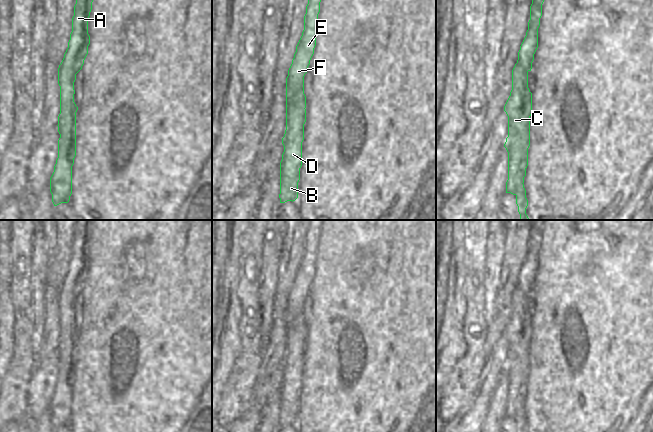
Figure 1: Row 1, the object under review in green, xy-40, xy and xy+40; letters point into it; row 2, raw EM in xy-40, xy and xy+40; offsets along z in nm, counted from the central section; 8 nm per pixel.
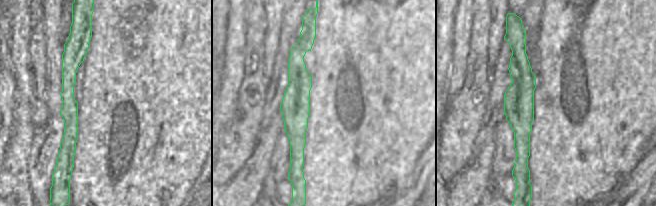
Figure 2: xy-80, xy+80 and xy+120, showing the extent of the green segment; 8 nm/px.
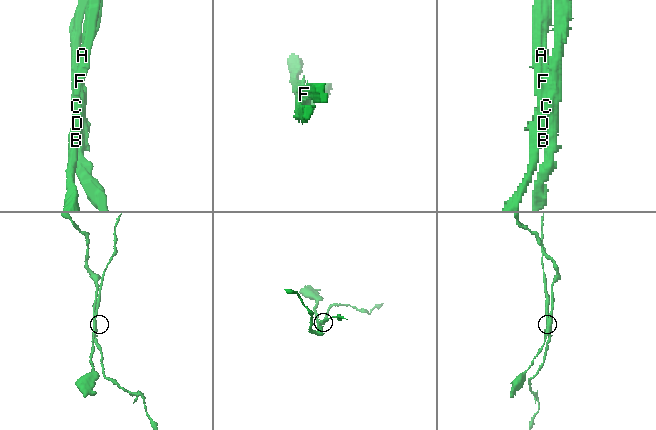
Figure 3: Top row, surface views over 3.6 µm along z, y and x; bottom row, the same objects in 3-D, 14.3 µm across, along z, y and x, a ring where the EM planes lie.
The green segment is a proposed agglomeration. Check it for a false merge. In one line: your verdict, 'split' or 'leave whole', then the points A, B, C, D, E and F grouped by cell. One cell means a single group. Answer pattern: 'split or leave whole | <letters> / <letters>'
split | A B D E F / C

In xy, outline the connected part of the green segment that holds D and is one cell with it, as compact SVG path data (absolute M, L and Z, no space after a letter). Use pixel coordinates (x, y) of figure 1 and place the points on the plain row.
M310 220L304 240L304 254L286 302L286 354L282 362L284 376L280 386L280 427L298 422L298 406L302 390L302 366L306 333L291 329L290 320L304 315L304 300L316 270L316 248L322 220Z

